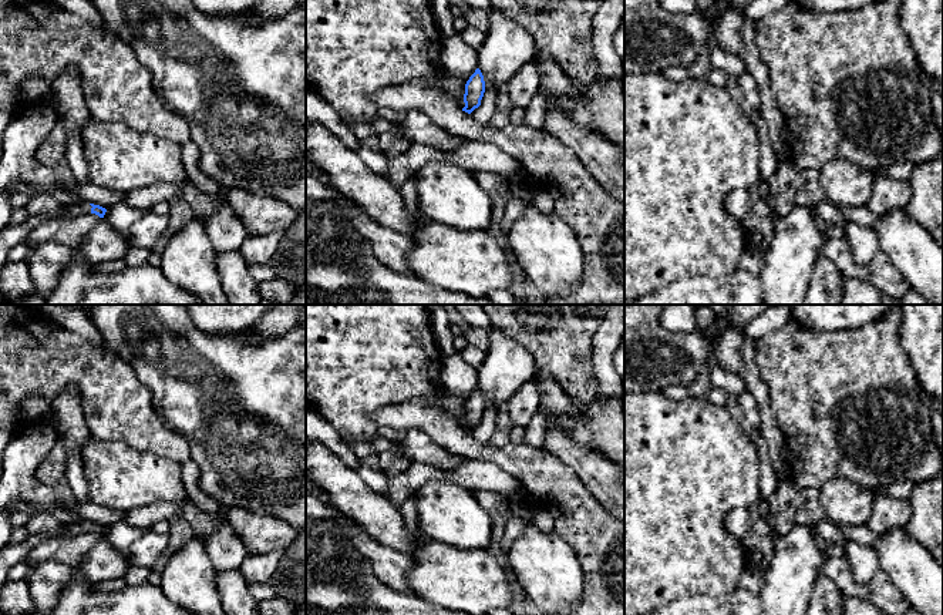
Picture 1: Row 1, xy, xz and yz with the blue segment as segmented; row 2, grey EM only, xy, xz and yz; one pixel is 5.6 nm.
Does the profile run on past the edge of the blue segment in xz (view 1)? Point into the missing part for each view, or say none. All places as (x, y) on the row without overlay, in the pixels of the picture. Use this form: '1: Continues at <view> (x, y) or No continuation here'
1: No continuation here

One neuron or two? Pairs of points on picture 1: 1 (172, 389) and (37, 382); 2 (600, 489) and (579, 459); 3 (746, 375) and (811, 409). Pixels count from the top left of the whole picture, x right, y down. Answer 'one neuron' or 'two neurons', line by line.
1: two neurons
2: one neuron
3: two neurons

